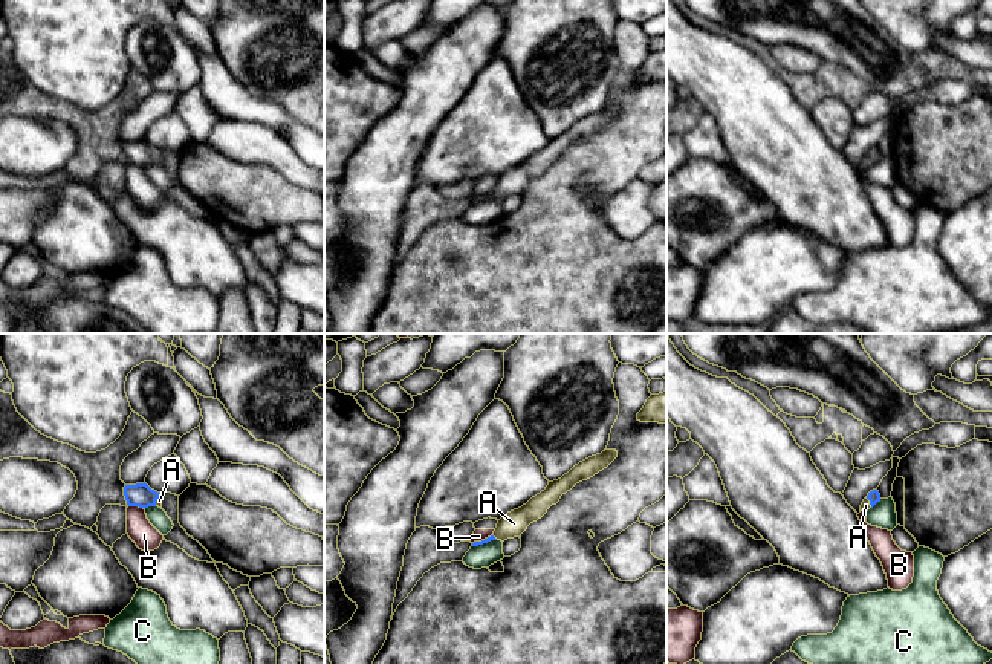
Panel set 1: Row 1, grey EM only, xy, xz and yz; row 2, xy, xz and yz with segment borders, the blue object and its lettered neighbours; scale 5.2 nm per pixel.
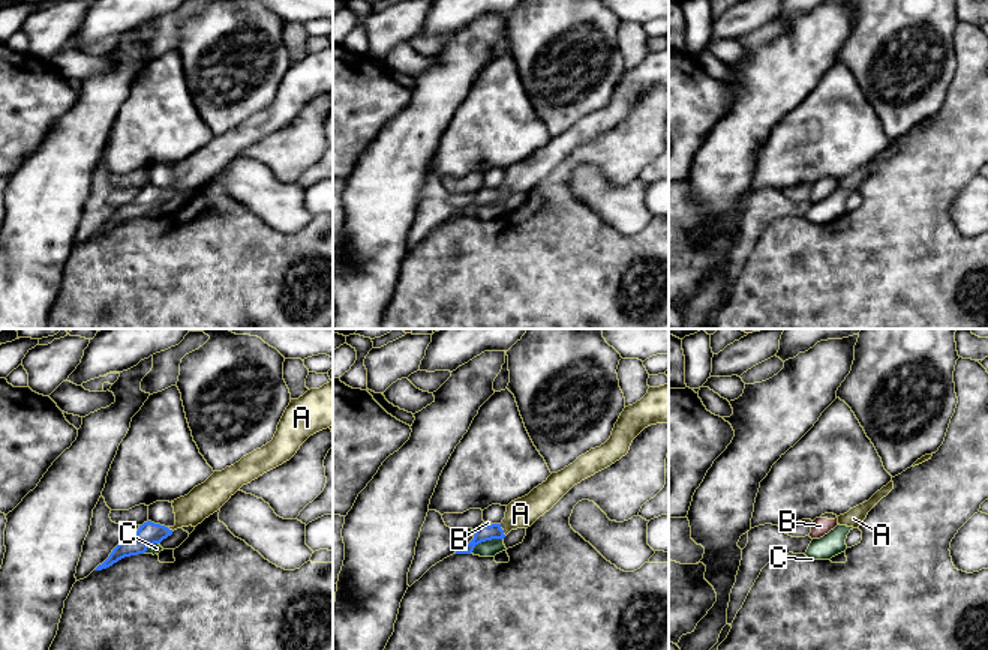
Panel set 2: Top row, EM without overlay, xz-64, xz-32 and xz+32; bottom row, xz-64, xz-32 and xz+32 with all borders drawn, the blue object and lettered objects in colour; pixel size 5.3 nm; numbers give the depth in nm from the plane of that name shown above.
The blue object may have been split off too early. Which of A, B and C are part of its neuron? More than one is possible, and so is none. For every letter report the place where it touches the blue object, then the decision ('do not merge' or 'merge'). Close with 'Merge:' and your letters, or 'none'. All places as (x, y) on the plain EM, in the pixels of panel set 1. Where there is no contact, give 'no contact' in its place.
A: yz (870, 159) | merge
B: xy (136, 162) | do not merge
C: xy (149, 162) | do not merge
Merge: A

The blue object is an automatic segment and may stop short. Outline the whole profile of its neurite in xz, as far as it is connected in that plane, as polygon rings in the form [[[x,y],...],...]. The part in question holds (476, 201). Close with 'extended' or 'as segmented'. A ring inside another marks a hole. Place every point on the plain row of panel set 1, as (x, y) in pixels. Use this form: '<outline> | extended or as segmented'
[[[604,107],[601,112],[592,113],[575,122],[561,136],[549,139],[544,148],[532,155],[526,162],[507,170],[497,181],[494,191],[472,203],[488,200],[491,197],[507,197],[521,194],[527,184],[541,176],[552,162],[556,162],[562,151],[570,148],[576,141],[587,138],[607,125],[618,115],[616,107]]] | extended

